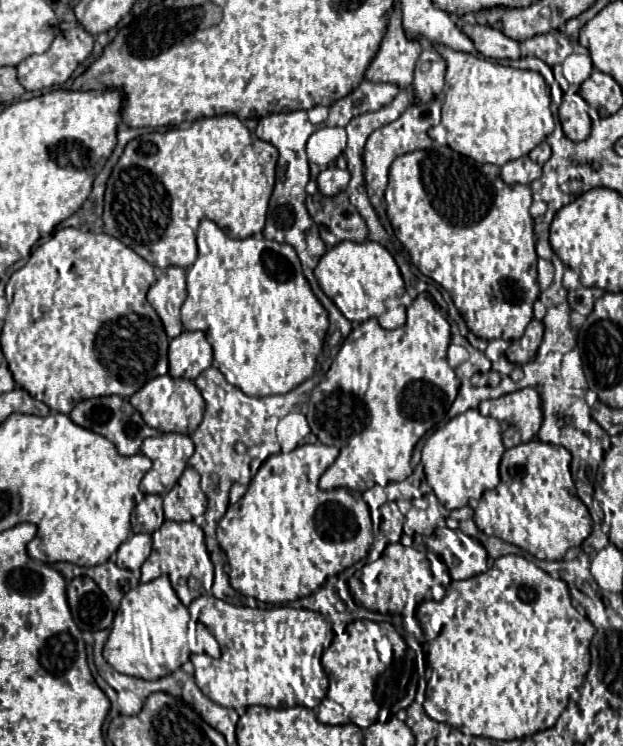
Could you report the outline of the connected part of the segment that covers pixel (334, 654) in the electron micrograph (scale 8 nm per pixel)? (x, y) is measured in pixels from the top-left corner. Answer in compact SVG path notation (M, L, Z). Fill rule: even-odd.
M354 620L346 624L346 628L334 636L330 648L322 654L322 666L330 678L330 688L318 706L318 720L322 724L356 724L360 728L374 724L382 708L376 700L378 676L392 662L392 650L400 650L404 646L407 645L402 636L390 623Z

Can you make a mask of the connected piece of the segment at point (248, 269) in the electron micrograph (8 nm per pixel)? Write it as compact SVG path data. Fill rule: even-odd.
M200 220L198 226L198 258L186 272L188 298L182 306L184 330L200 330L206 334L214 350L218 370L226 380L248 396L286 394L314 374L316 358L328 330L328 314L314 296L302 274L296 250L262 236L230 238L212 220Z

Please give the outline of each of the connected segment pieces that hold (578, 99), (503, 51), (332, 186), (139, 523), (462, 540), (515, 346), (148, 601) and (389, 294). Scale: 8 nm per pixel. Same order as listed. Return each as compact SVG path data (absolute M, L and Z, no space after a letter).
M564 94L560 104L560 124L564 134L574 140L586 140L590 134L590 116L588 116L588 104L580 94Z
M462 18L458 20L458 26L462 28L462 32L468 38L474 40L480 54L484 54L488 58L496 58L496 60L502 60L502 58L518 60L518 58L522 58L518 42L506 38L500 30L494 30L490 26L480 26L480 24L466 24Z
M328 166L328 168L324 168L324 170L318 174L316 182L318 182L318 190L320 190L322 194L334 196L334 194L342 192L342 190L348 186L348 182L350 182L350 172L348 172L348 170L340 170L338 166Z
M146 494L144 500L136 506L132 514L132 532L146 532L152 534L158 530L164 522L164 510L162 510L162 496L158 494Z
M438 528L438 556L450 570L452 580L466 580L488 570L484 546L460 530Z
M532 320L524 332L524 336L520 340L510 342L508 350L506 350L506 358L512 364L526 364L528 360L532 360L536 356L536 350L542 342L542 334L544 334L544 326L540 320Z
M166 574L146 584L138 584L124 594L104 644L104 658L114 670L142 680L158 680L180 668L193 654L220 658L222 653L208 628L190 619L188 608L176 596Z
M344 240L336 246L332 246L318 262L316 270L314 270L314 276L320 284L320 288L324 290L324 294L338 306L338 310L350 320L350 322L366 322L368 318L376 318L380 322L382 328L400 328L404 322L406 322L406 308L402 306L400 298L404 296L404 280L402 280L402 274L394 262L394 258L390 256L390 252L380 246L378 242L350 242L350 240Z

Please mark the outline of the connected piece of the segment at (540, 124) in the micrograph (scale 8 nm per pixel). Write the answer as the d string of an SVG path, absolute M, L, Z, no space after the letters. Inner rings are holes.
M440 44L434 46L446 58L448 64L441 122L428 131L434 142L448 146L458 154L468 156L480 164L490 162L496 166L504 166L510 160L526 156L534 146L538 146L538 142L542 142L554 130L554 118L548 98L550 90L538 72L516 70L510 66L500 66L500 63L477 54L456 52Z

